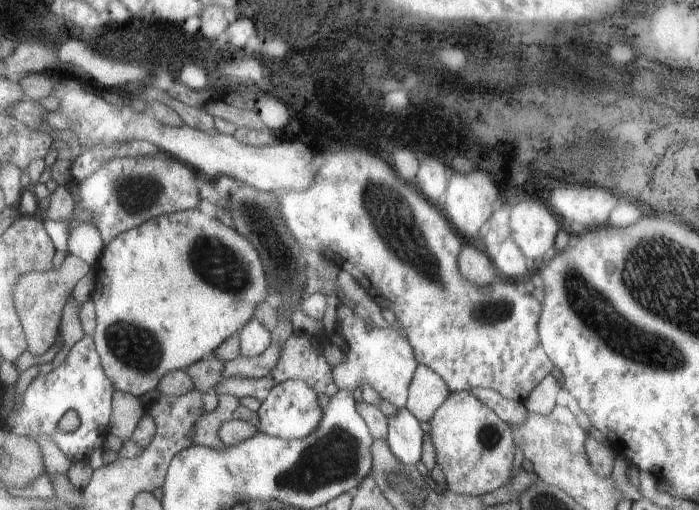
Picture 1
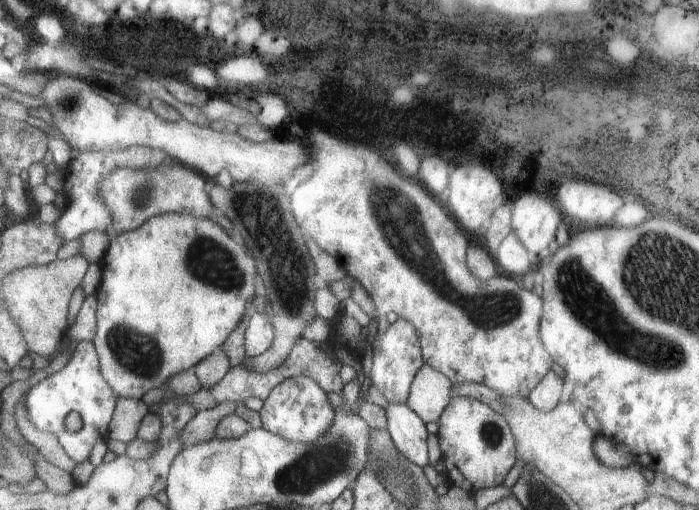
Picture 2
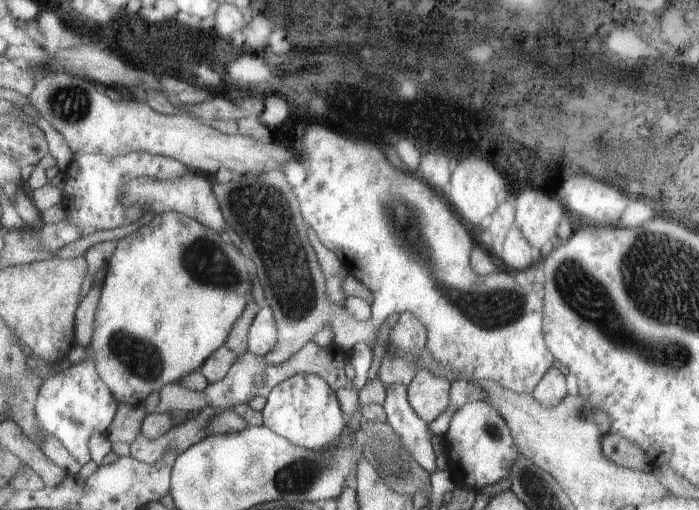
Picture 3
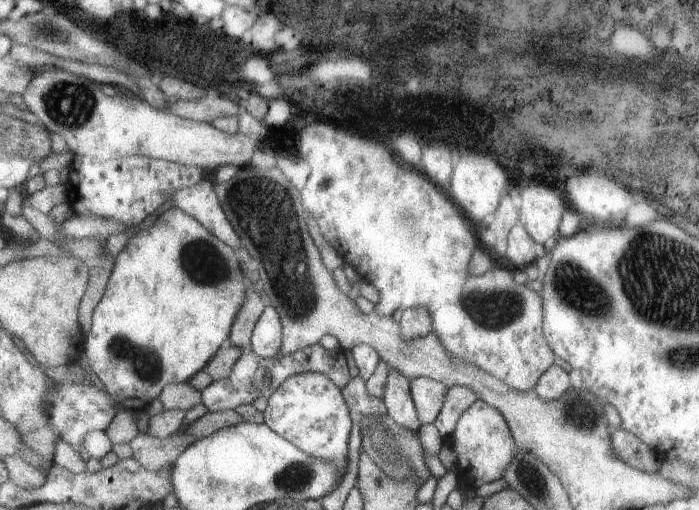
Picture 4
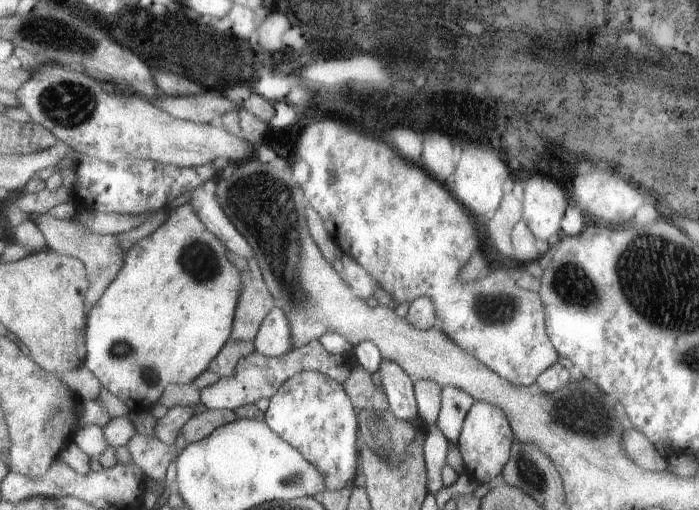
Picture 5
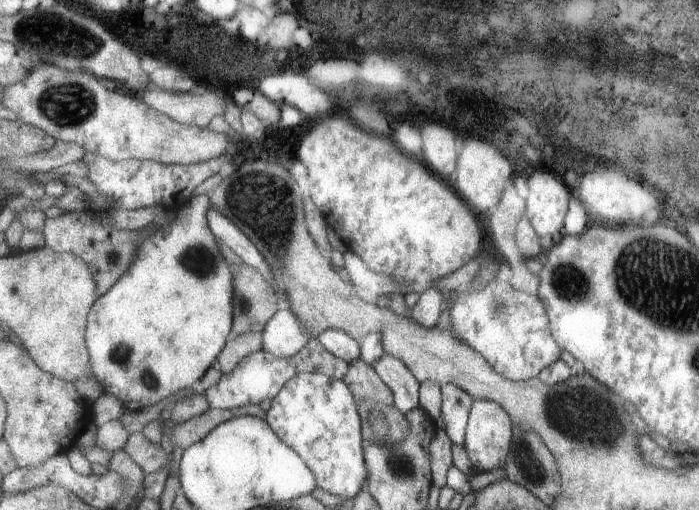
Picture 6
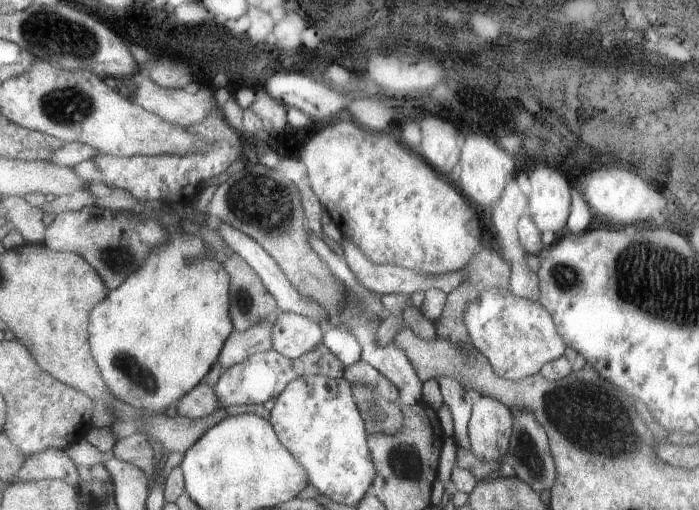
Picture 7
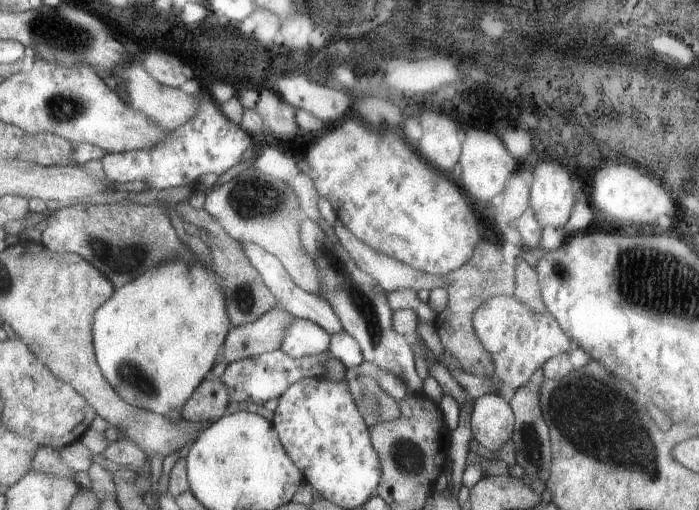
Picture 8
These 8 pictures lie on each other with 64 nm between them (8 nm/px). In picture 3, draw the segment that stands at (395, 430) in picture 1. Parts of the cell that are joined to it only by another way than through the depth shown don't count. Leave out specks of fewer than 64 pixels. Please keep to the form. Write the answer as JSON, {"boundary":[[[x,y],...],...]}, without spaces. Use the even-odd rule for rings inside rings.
{"boundary":[[[395,386],[387,392],[385,398],[385,410],[389,414],[391,426],[397,430],[399,438],[403,440],[403,446],[417,458],[417,462],[427,468],[431,474],[437,472],[437,454],[433,446],[433,432],[429,422],[425,422],[415,406],[411,406],[409,400],[409,388],[407,386]]]}

